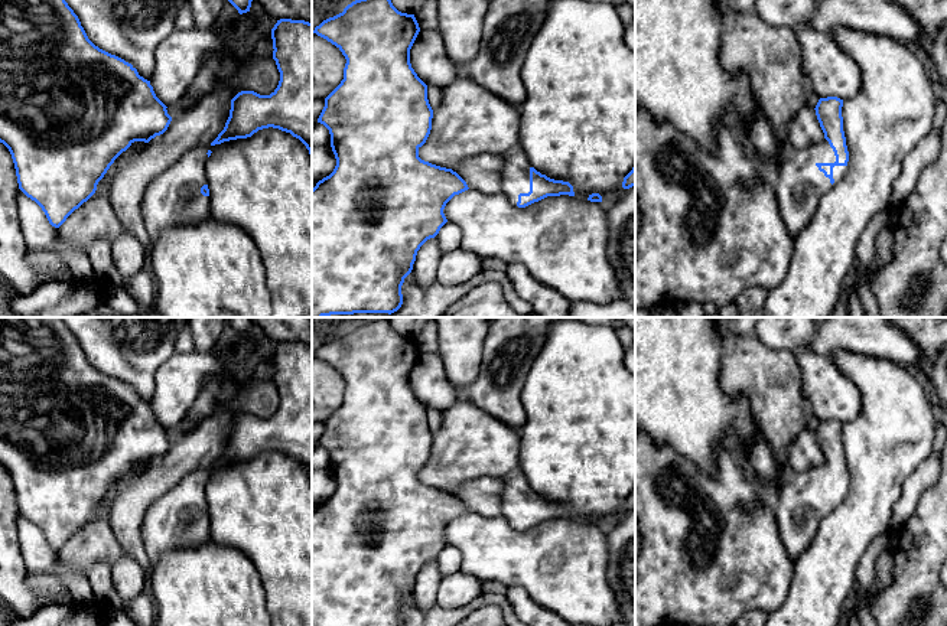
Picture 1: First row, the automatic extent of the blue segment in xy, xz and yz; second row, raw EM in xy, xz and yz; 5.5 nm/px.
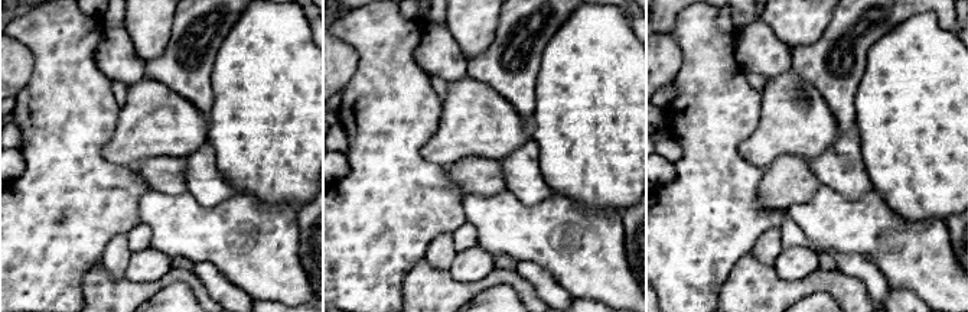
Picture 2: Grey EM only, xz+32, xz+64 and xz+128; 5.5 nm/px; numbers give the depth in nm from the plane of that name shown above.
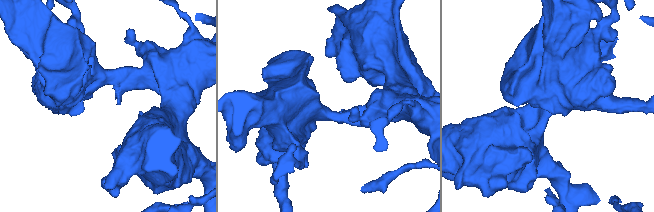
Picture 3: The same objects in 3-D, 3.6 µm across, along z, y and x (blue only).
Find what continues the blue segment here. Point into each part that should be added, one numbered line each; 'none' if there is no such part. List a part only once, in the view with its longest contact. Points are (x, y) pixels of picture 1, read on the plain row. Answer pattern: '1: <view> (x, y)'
1: yz (799, 507)

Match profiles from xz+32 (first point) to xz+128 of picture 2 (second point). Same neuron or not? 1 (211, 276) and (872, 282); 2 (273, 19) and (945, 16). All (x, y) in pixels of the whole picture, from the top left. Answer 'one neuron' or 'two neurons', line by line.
1: one neuron
2: two neurons

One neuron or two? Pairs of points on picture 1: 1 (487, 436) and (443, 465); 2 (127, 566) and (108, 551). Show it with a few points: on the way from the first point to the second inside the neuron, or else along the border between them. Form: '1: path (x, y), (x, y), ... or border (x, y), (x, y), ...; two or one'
1: path (477, 444), (469, 444), (454, 460); one
2: border (127, 556), (111, 566); two

